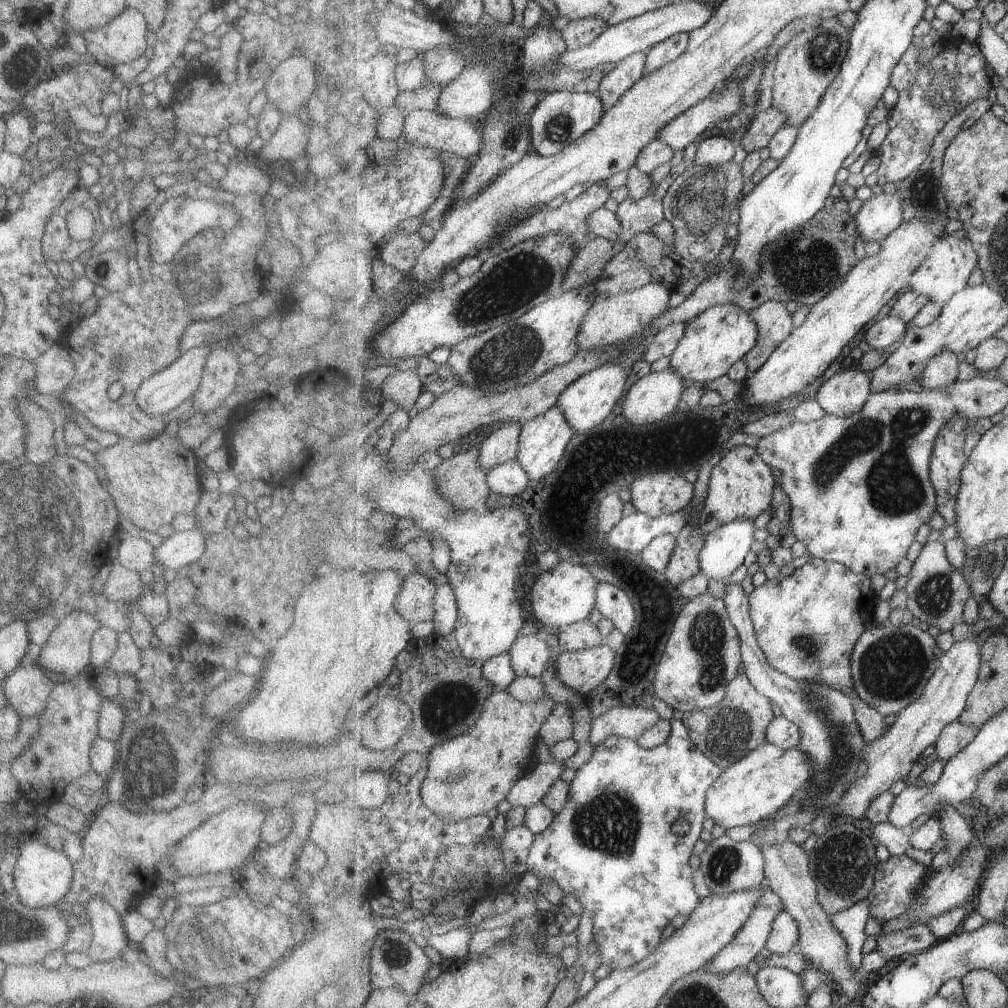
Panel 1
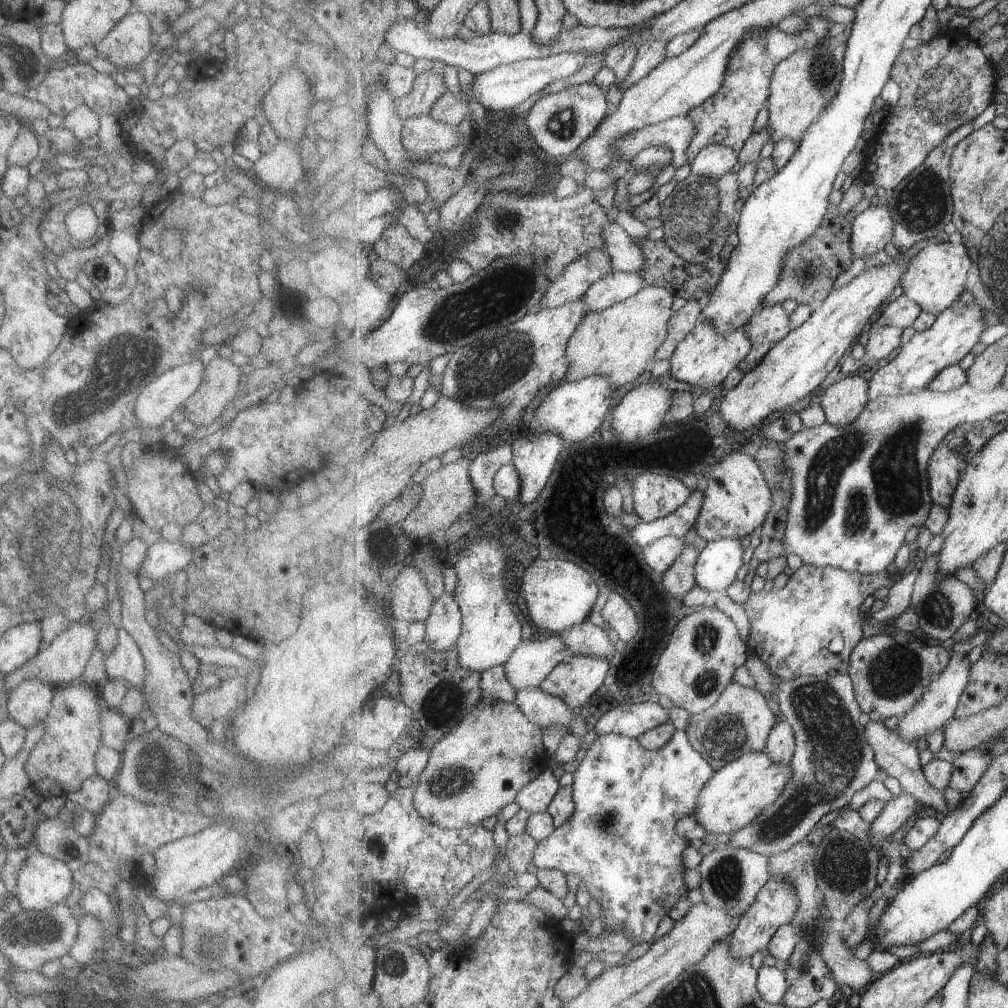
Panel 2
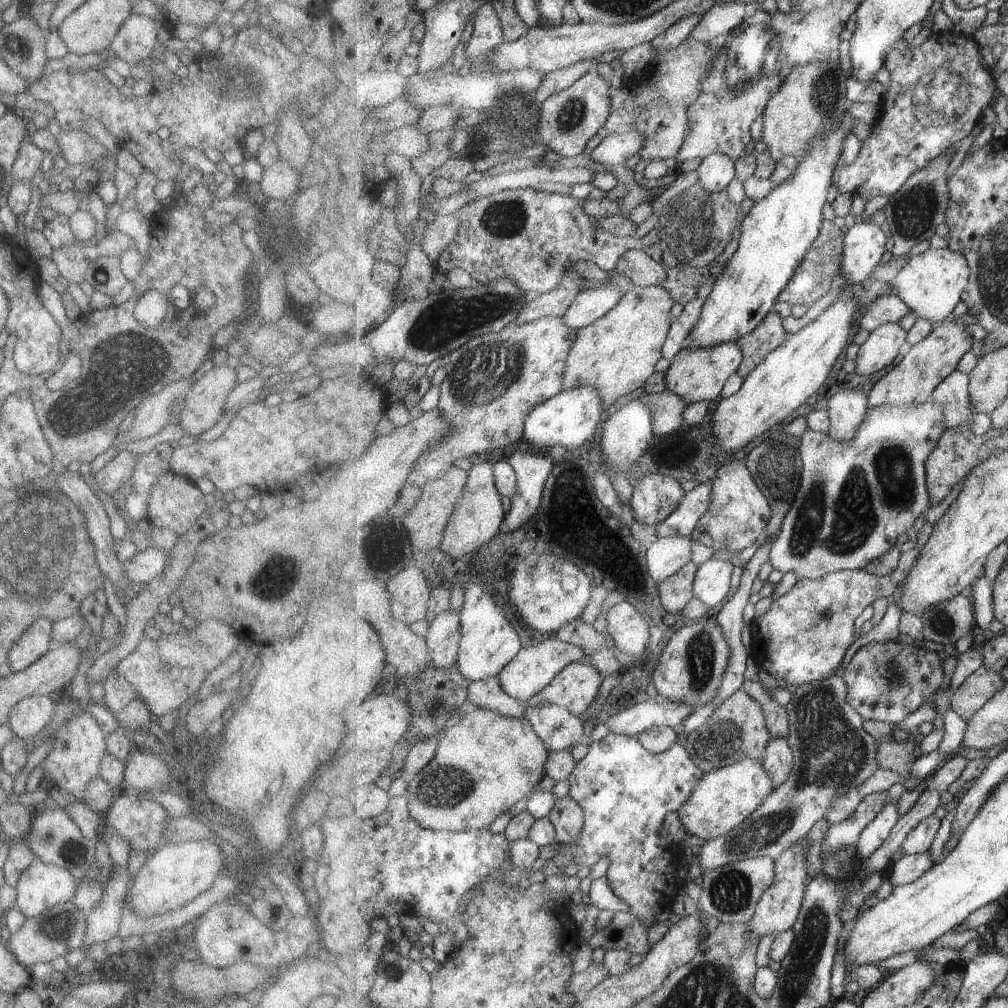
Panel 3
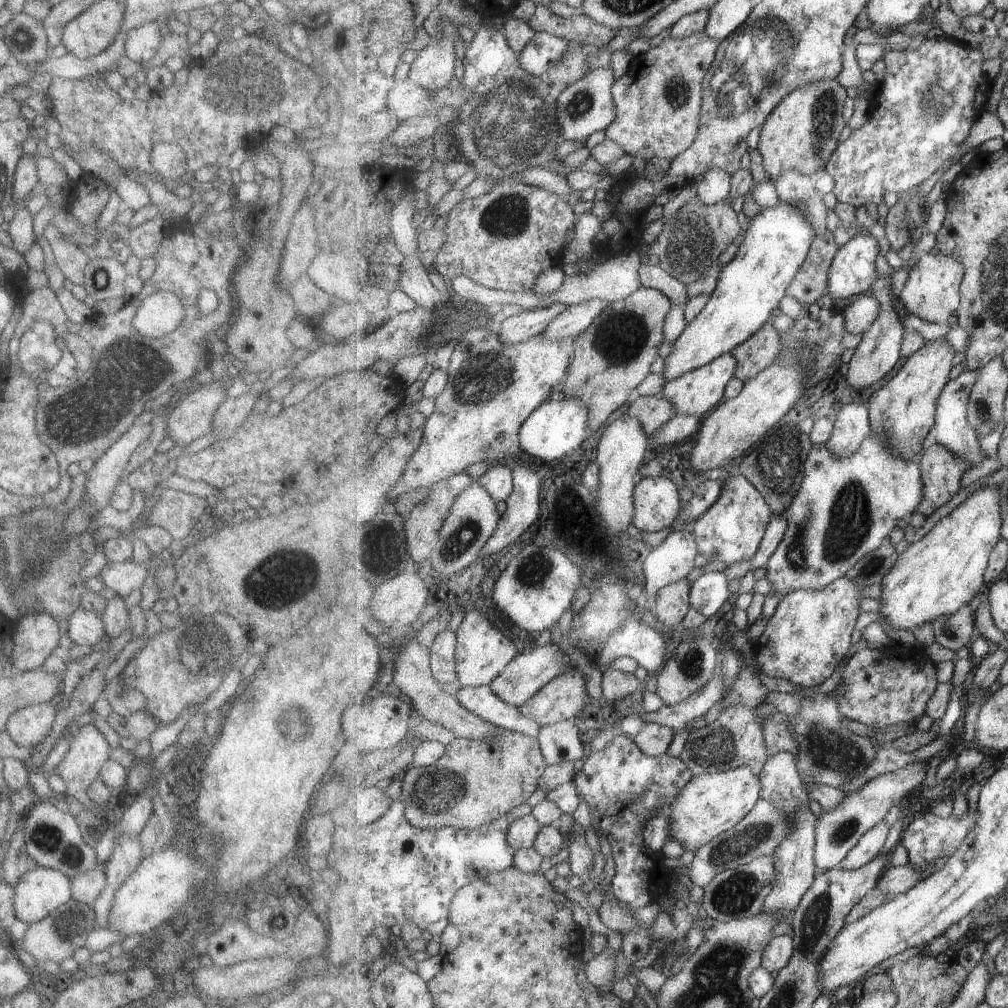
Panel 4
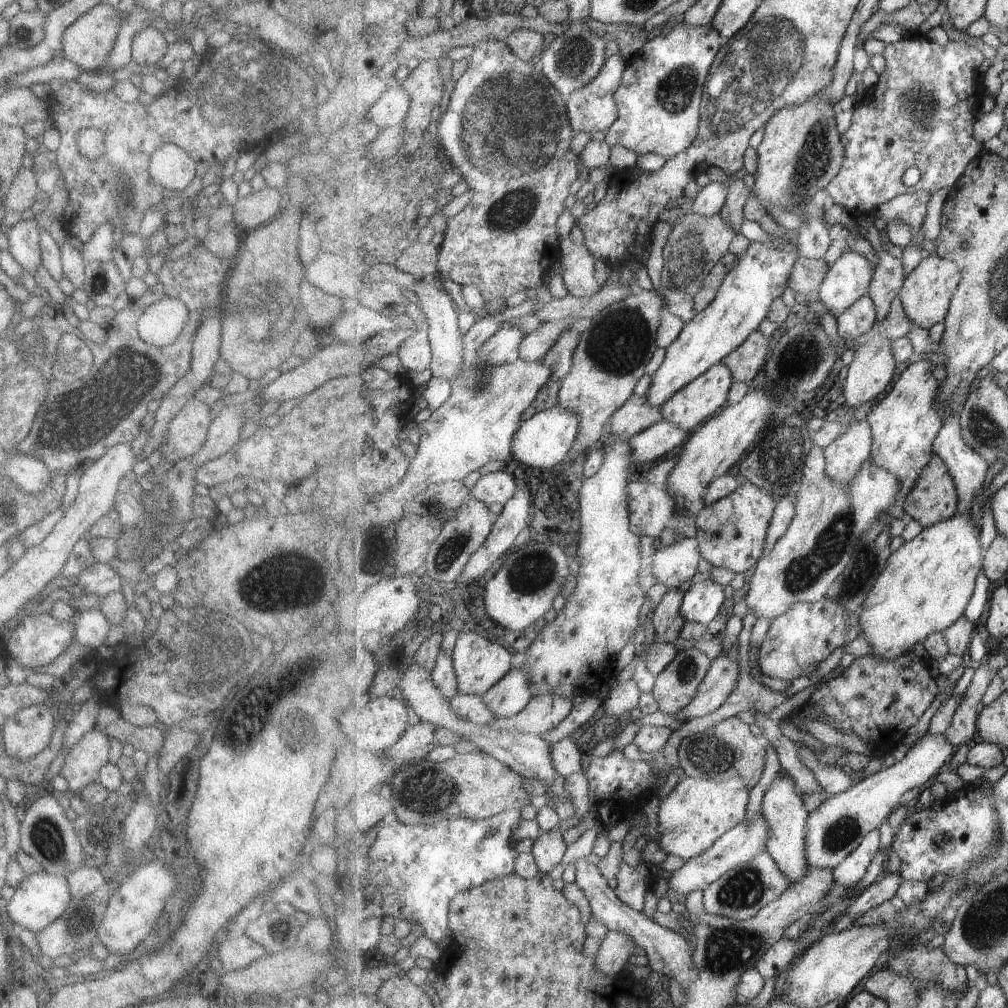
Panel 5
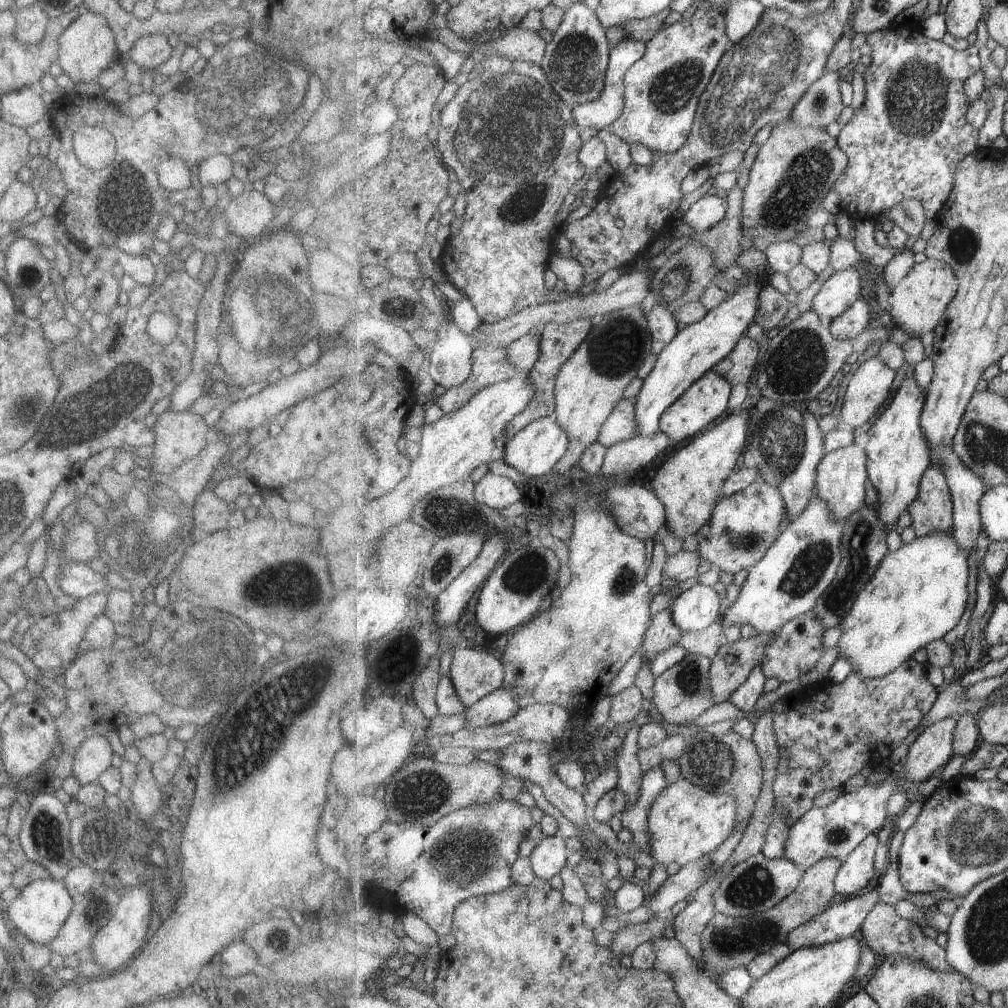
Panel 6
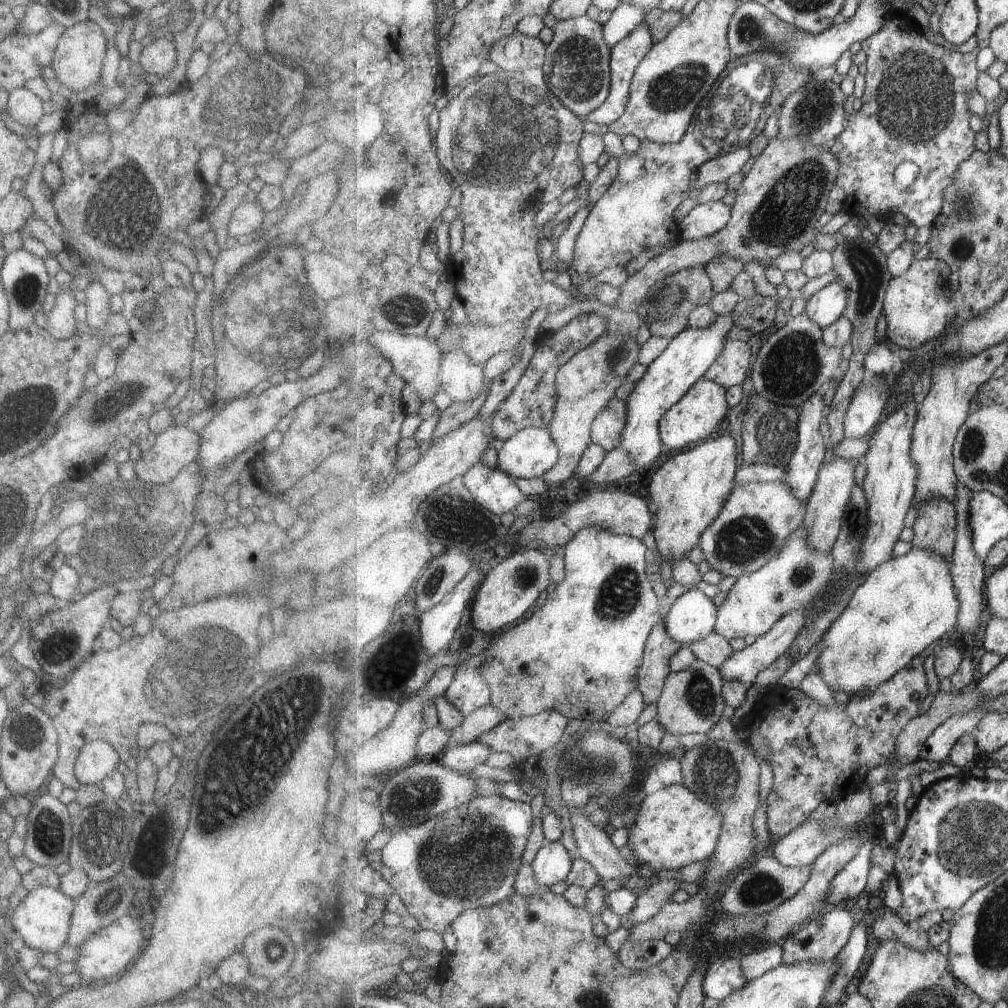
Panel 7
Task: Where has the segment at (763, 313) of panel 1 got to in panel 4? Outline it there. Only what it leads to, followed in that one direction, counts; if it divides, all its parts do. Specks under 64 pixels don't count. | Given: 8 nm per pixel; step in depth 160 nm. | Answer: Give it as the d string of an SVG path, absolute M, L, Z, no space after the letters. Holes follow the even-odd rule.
M769 320L748 341L736 346L731 352L738 362L735 377L747 382L768 369L781 354L781 335Z

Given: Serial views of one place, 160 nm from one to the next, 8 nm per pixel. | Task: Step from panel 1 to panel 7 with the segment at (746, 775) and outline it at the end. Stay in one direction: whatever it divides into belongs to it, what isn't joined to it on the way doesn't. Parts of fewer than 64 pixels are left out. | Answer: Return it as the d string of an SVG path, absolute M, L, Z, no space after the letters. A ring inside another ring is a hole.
M666 785L650 795L640 798L638 813L634 823L627 827L629 833L628 846L636 854L637 860L654 868L655 872L685 868L693 862L701 862L715 852L723 830L724 816L711 803L699 798L689 787L683 785Z

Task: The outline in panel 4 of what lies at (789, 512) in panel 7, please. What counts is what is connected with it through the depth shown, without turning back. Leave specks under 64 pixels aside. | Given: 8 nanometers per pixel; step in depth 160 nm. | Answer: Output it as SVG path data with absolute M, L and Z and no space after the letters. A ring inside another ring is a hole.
M730 474L719 500L692 524L698 549L708 560L719 560L727 566L751 561L761 548L773 515L774 510L764 494L748 478L742 474Z

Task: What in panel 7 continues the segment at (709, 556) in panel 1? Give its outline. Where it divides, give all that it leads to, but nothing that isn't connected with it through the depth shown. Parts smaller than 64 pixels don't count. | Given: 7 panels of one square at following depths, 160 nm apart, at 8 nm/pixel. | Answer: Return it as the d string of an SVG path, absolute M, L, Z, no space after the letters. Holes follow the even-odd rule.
M692 588L673 603L664 622L673 640L689 646L715 632L718 612L712 598Z

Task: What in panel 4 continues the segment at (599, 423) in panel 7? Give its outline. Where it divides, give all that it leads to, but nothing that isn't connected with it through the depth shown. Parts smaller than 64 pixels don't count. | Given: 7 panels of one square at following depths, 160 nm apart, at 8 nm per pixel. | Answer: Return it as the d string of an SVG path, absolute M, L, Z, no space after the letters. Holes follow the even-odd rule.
M635 395L625 414L637 417L648 435L654 435L659 427L667 424L676 414L672 402L661 397Z

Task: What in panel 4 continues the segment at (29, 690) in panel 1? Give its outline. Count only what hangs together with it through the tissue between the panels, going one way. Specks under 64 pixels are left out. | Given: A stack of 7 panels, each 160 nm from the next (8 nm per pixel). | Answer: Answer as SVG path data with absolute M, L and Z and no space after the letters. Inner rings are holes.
M55 702L24 706L9 716L4 731L17 746L32 748L49 734L58 709Z

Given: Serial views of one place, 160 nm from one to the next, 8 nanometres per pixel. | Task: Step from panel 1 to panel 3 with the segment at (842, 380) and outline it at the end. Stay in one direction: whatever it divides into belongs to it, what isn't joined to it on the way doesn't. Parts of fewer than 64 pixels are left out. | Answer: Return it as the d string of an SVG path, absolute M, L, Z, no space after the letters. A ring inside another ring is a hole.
M845 390L833 396L827 410L832 422L829 436L844 443L856 437L868 417L868 395L861 390Z

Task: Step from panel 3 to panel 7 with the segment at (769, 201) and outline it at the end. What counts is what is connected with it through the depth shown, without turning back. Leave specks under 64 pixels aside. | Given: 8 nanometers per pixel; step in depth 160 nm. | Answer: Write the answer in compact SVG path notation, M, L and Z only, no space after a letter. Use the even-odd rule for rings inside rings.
M731 314L719 317L709 328L688 327L672 339L665 352L646 368L645 374L636 382L633 392L626 400L628 417L626 427L620 434L618 448L630 454L639 472L647 470L663 454L661 418L703 378L706 371L720 357L728 342L725 338L733 324L734 316Z

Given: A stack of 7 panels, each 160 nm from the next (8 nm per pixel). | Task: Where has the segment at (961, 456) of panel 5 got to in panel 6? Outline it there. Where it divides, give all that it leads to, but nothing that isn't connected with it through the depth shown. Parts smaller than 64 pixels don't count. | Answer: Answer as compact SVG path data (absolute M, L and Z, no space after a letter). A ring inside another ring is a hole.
M944 446L933 450L933 459L941 462L954 502L954 532L957 544L964 550L970 551L977 546L979 534L983 532L982 518L980 515L980 500L987 491L987 486L967 465L962 462L954 448Z

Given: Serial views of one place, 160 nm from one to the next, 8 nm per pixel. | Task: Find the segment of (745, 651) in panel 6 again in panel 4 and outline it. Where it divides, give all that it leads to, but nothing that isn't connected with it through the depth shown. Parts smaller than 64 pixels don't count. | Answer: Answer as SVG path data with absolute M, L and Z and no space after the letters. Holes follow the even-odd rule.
M718 671L707 684L691 697L676 705L663 704L653 713L641 711L639 716L647 723L667 725L679 732L693 720L704 717L726 695L726 682Z

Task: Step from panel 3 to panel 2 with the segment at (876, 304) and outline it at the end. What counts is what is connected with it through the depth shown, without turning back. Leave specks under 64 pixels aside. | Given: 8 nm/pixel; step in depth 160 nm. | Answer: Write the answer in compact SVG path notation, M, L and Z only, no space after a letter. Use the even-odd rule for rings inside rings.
M904 292L891 301L880 314L876 322L876 326L893 325L894 327L907 328L907 326L913 327L917 317L924 310L913 302Z

